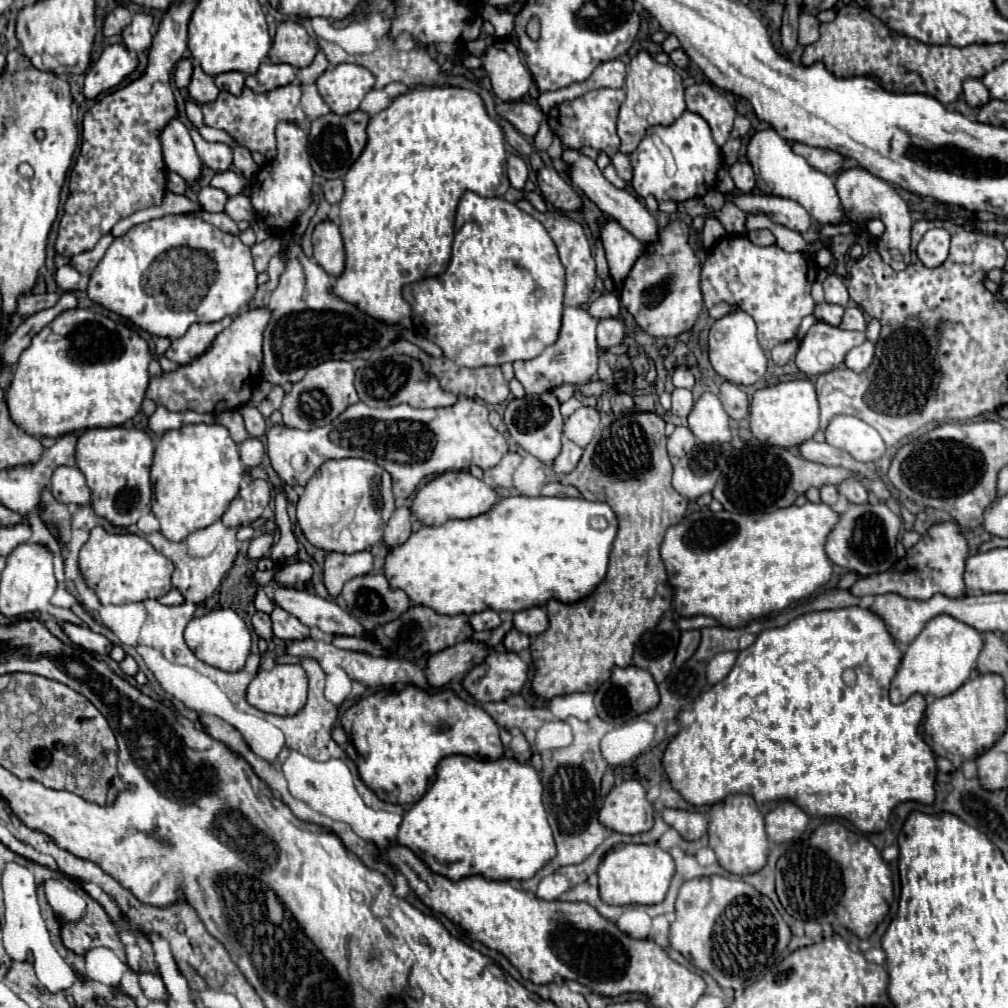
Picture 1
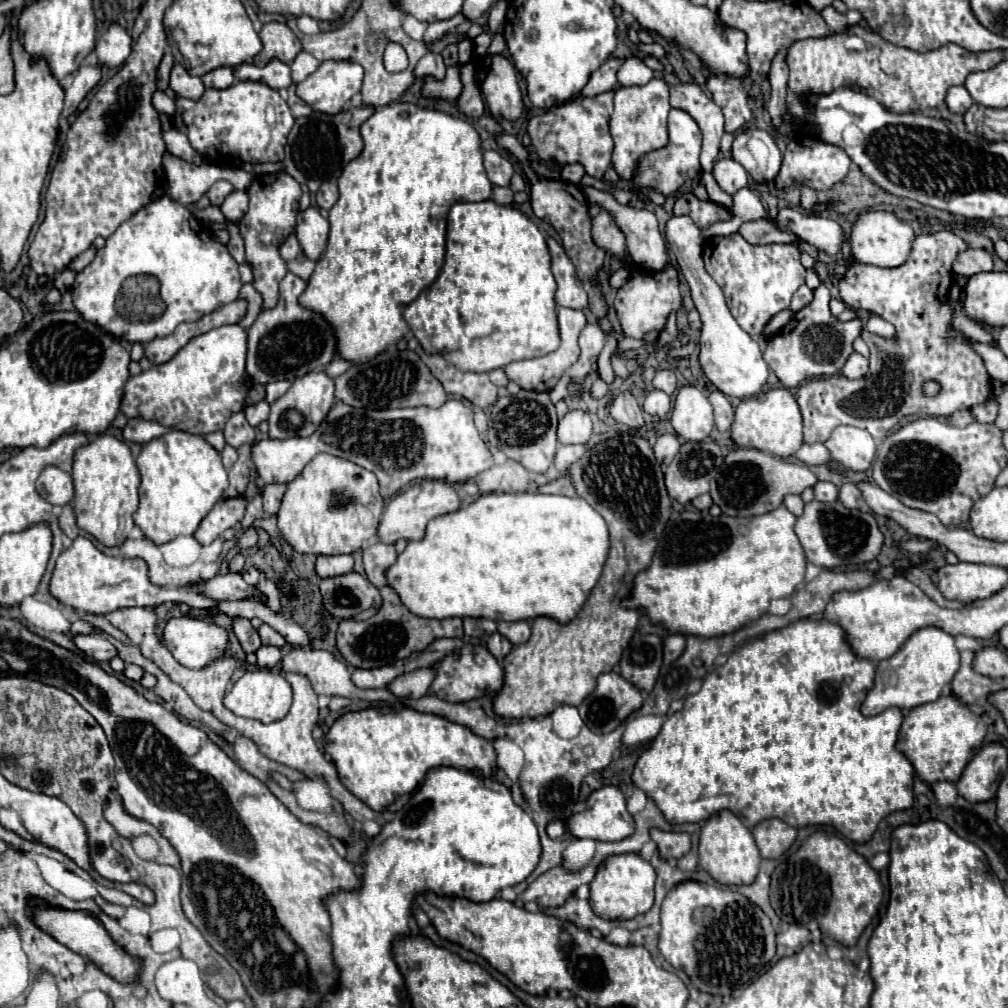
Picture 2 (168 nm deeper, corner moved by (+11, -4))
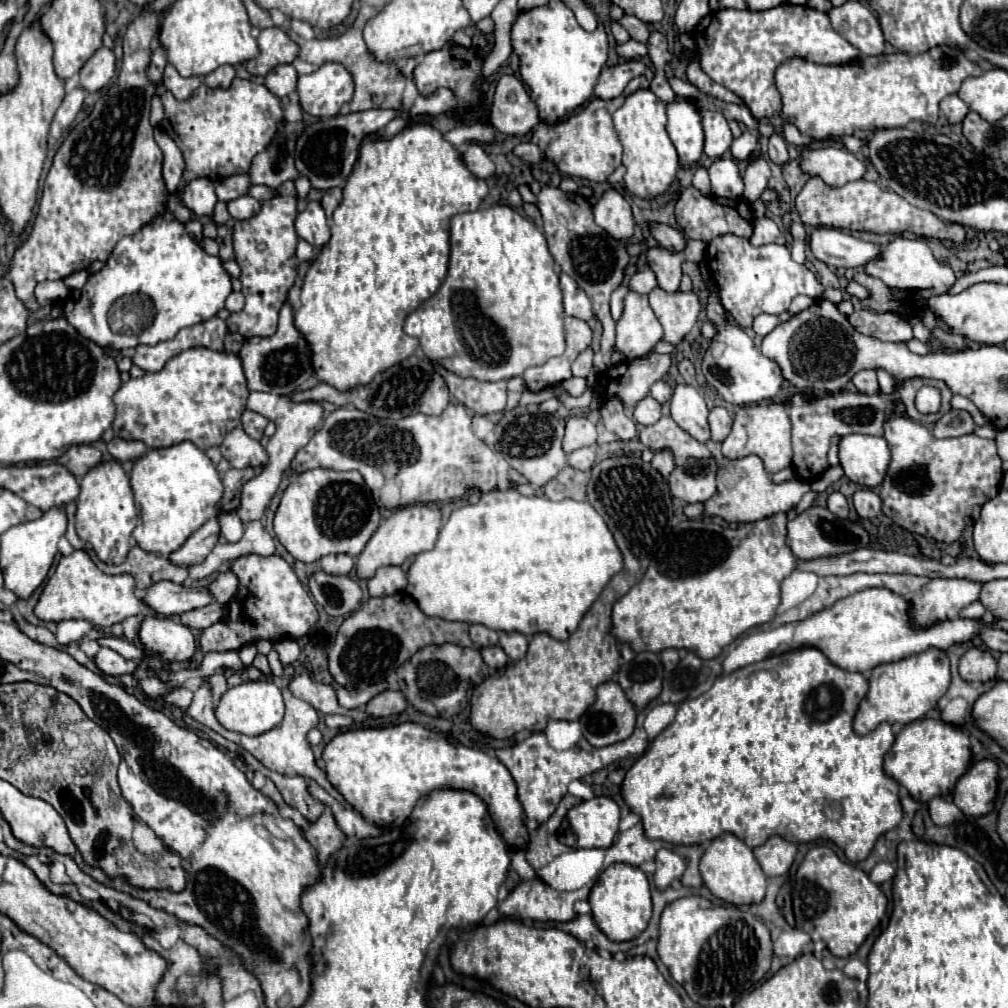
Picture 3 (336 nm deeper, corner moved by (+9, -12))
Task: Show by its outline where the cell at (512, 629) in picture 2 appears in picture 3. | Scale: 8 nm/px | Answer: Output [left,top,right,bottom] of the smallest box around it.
[500,632,528,660]

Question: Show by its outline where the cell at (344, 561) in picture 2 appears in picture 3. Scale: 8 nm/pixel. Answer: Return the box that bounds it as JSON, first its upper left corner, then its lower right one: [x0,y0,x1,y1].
[320,554,354,574]

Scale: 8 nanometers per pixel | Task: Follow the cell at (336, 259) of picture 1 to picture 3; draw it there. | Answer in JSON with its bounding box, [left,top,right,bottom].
[296,200,330,248]

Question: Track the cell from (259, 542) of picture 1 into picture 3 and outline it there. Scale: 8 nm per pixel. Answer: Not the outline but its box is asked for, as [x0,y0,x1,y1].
[208,572,238,604]

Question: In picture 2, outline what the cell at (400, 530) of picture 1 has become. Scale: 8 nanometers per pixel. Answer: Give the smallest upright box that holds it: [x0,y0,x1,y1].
[364,540,396,588]

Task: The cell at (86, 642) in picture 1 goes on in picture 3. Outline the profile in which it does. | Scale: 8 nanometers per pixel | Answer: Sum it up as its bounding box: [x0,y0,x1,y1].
[94,648,138,676]

